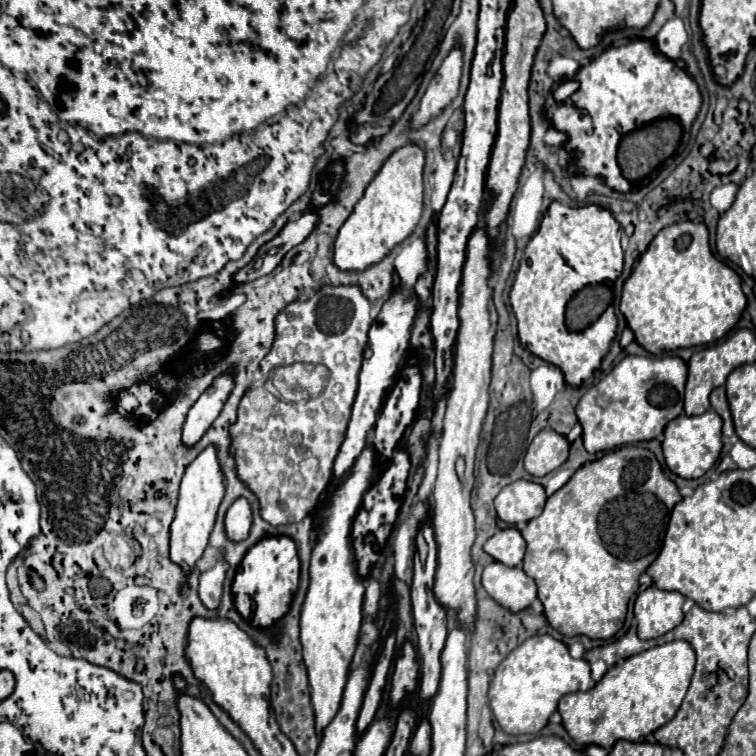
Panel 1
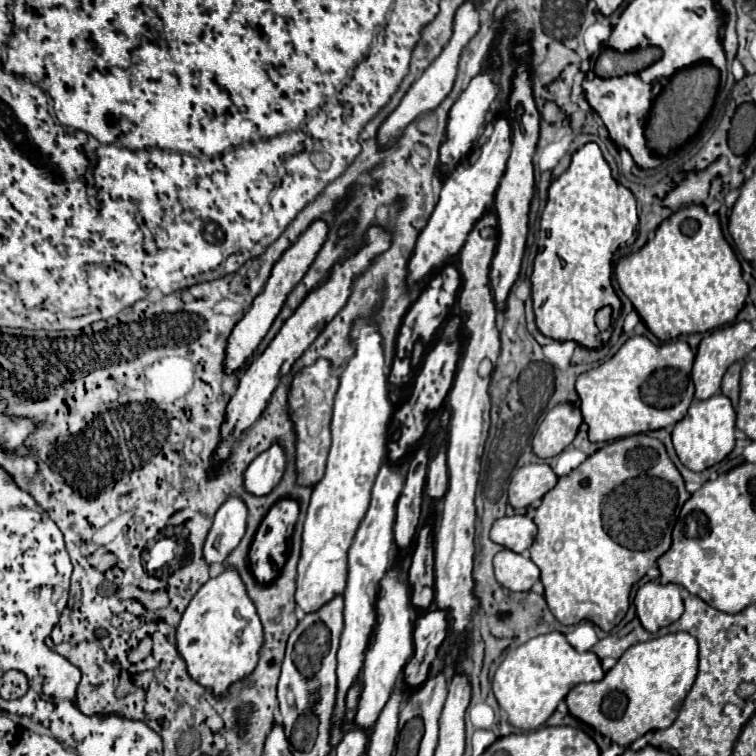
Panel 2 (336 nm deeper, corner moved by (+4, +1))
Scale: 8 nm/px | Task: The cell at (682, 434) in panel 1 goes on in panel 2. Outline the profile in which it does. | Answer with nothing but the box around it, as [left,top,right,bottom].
[672,393,736,473]

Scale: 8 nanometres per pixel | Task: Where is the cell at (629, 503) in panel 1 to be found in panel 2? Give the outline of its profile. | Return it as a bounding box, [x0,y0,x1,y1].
[530,435,690,631]

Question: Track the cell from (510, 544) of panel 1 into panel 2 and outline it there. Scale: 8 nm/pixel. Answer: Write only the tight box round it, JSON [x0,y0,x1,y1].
[490,515,536,553]

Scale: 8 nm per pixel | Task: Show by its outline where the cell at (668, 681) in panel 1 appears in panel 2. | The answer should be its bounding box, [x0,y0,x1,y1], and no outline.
[566,631,698,747]

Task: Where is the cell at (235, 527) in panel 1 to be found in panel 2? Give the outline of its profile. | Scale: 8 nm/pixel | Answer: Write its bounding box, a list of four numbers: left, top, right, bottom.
[244,445,284,497]

